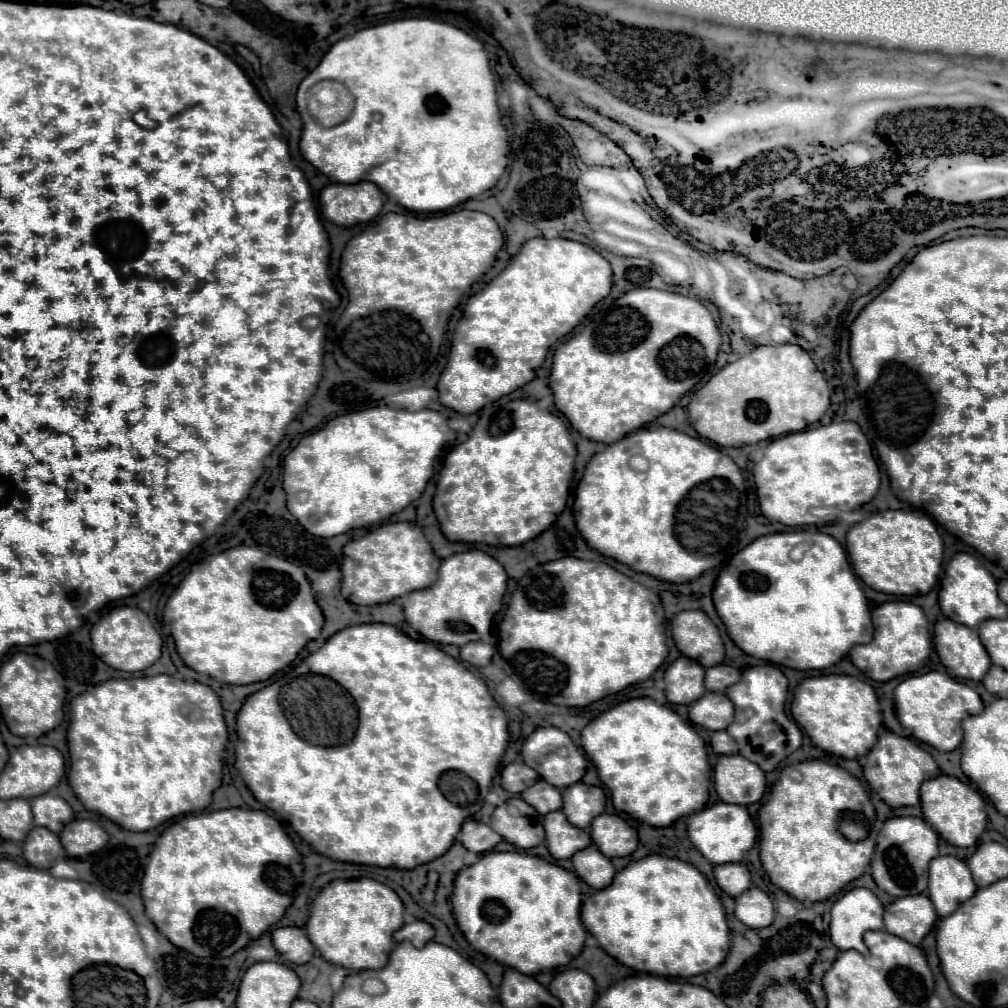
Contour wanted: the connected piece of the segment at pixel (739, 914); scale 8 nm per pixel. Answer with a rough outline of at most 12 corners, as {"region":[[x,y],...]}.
{"region":[[757,887],[739,895],[735,917],[751,929],[773,923],[773,903]]}

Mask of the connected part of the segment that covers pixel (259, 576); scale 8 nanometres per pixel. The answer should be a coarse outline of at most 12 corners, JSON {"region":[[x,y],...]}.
{"region":[[257,547],[192,565],[165,605],[189,669],[267,681],[317,639],[301,567]]}

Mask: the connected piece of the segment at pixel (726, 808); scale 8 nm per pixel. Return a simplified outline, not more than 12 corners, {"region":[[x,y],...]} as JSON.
{"region":[[715,803],[687,817],[709,863],[739,863],[757,829],[747,807]]}

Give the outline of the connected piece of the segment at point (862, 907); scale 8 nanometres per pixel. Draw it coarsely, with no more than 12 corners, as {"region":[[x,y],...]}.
{"region":[[851,889],[831,909],[839,951],[867,955],[863,933],[883,929],[883,905]]}

